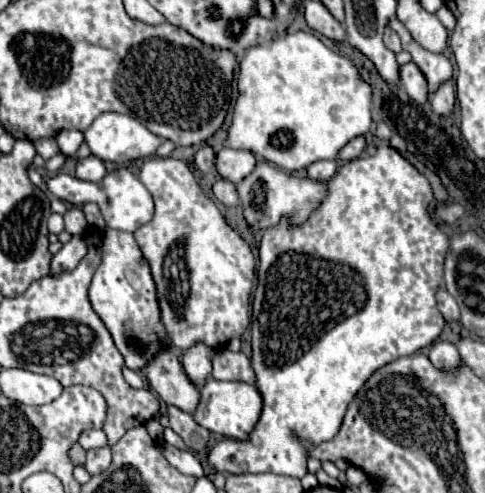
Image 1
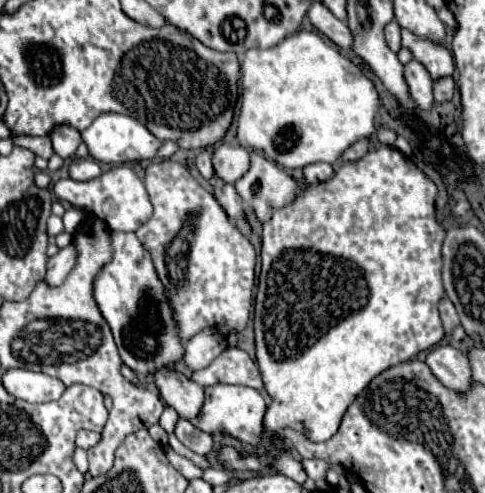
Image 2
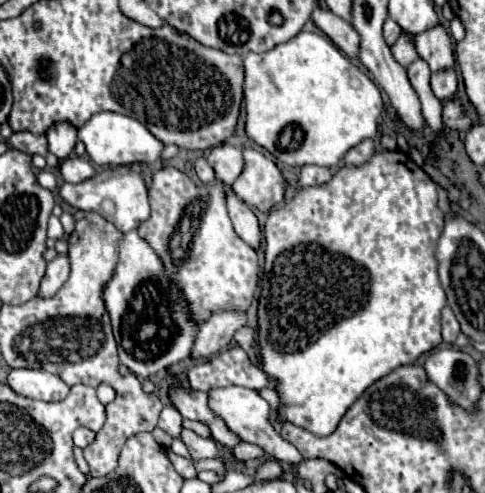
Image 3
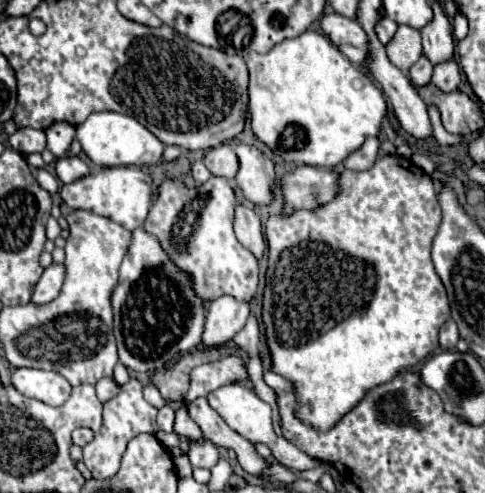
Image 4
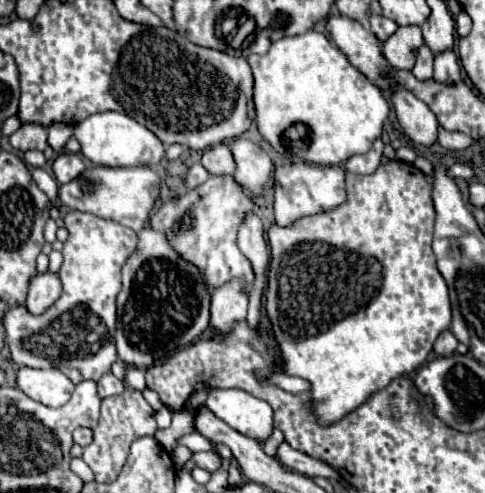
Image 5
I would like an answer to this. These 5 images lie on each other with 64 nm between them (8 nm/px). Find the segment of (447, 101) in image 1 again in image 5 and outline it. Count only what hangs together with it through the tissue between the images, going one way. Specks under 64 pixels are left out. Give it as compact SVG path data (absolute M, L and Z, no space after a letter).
M452 50L434 56L434 80L444 84L460 80L460 64Z

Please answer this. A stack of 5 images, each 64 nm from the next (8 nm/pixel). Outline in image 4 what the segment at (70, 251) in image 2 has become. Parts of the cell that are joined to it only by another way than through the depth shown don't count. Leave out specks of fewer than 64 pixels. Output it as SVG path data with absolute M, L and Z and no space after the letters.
M52 264L50 268L44 270L40 280L36 282L36 288L32 290L32 304L48 304L52 302L62 288L64 282L64 266L62 264Z

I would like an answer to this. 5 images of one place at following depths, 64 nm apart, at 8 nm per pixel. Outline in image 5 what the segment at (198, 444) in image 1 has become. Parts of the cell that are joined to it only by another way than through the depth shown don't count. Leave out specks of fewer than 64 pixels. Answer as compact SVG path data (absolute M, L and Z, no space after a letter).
M196 452L196 454L194 454L194 460L196 460L196 464L198 464L200 468L208 470L210 474L220 468L220 456L218 456L216 452Z

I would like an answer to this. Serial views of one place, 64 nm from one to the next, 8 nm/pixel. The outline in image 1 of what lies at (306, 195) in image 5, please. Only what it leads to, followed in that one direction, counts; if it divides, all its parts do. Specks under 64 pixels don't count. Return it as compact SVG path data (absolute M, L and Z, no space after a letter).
M320 160L320 162L314 162L306 168L308 172L308 178L310 180L316 180L316 182L328 182L334 174L336 174L336 162L334 160Z

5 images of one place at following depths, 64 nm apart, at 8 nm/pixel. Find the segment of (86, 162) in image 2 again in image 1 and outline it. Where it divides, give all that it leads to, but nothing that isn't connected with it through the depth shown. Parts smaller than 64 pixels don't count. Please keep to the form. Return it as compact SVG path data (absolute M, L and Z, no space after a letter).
M88 156L84 160L76 162L76 178L80 180L90 180L90 182L100 182L106 176L104 162L96 156Z

